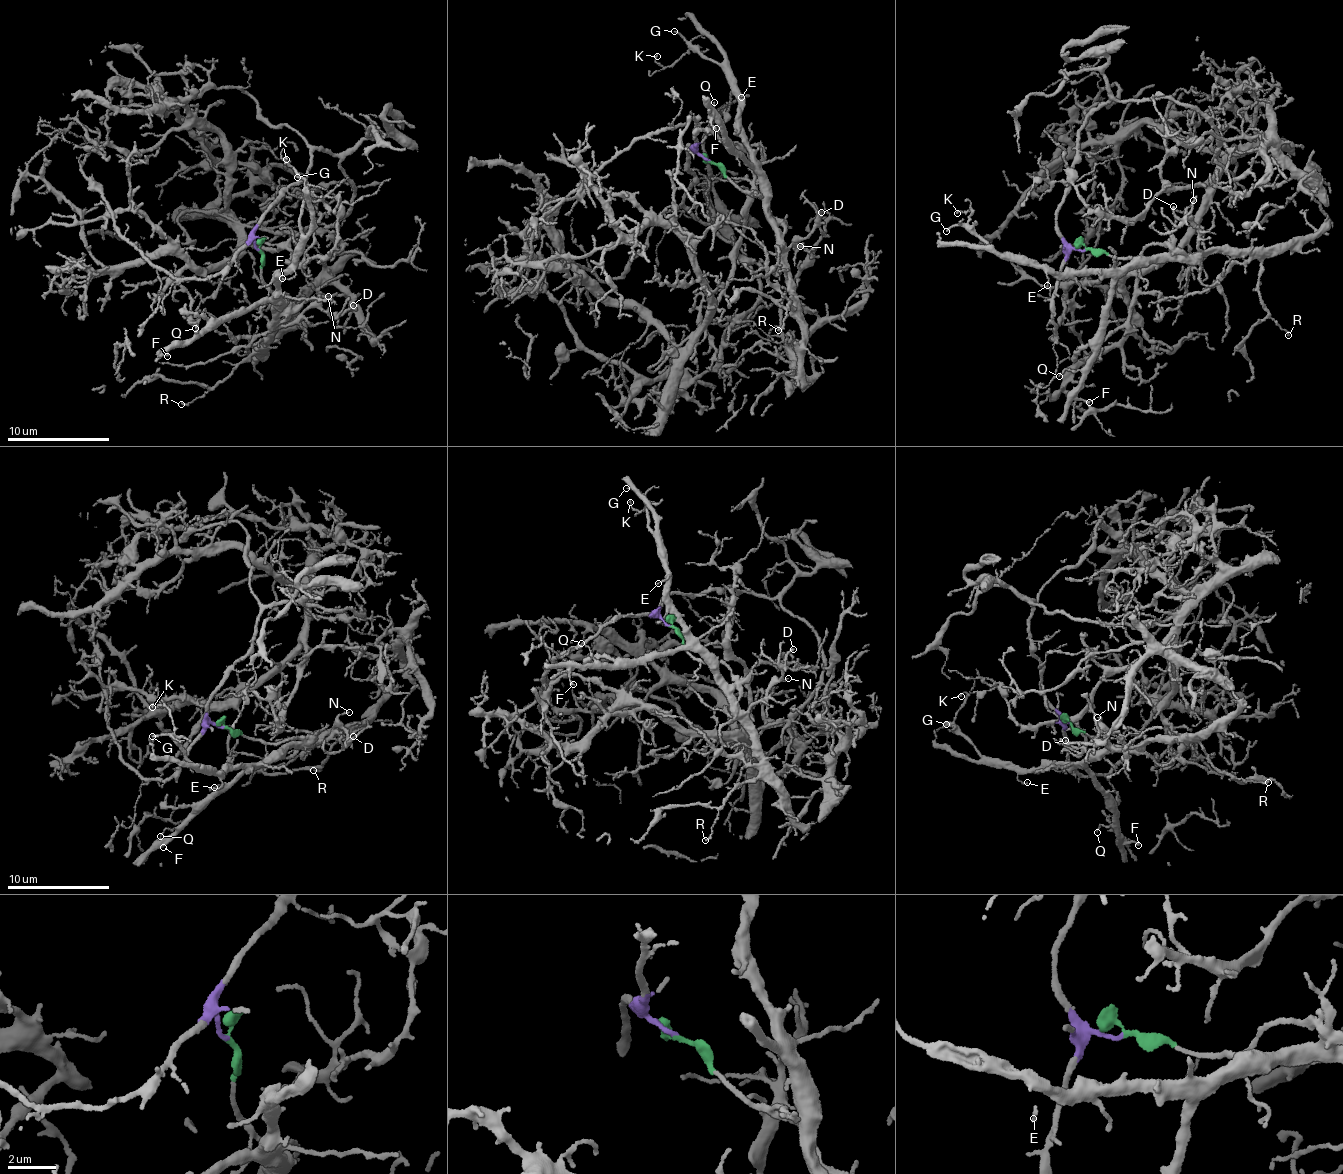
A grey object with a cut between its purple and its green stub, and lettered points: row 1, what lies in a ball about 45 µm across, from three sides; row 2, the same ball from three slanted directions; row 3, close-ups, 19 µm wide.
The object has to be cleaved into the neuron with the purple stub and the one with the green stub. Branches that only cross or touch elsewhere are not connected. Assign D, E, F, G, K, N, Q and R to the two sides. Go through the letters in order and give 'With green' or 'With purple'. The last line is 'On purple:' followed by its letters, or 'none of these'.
D: With green
E: With green
F: With green
G: With green
K: With green
N: With green
Q: With green
R: With green
On purple: none of these

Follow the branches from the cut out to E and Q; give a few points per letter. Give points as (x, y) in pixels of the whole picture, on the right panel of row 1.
E: (1085, 249), (1126, 258), (1150, 245), (1167, 251), (1140, 255), (1119, 268), (1048, 272), (1046, 285)
Q: (1085, 249), (1126, 258), (1150, 245), (1160, 245), (1167, 251), (1148, 256), (1112, 283), (1089, 362), (1059, 377)

